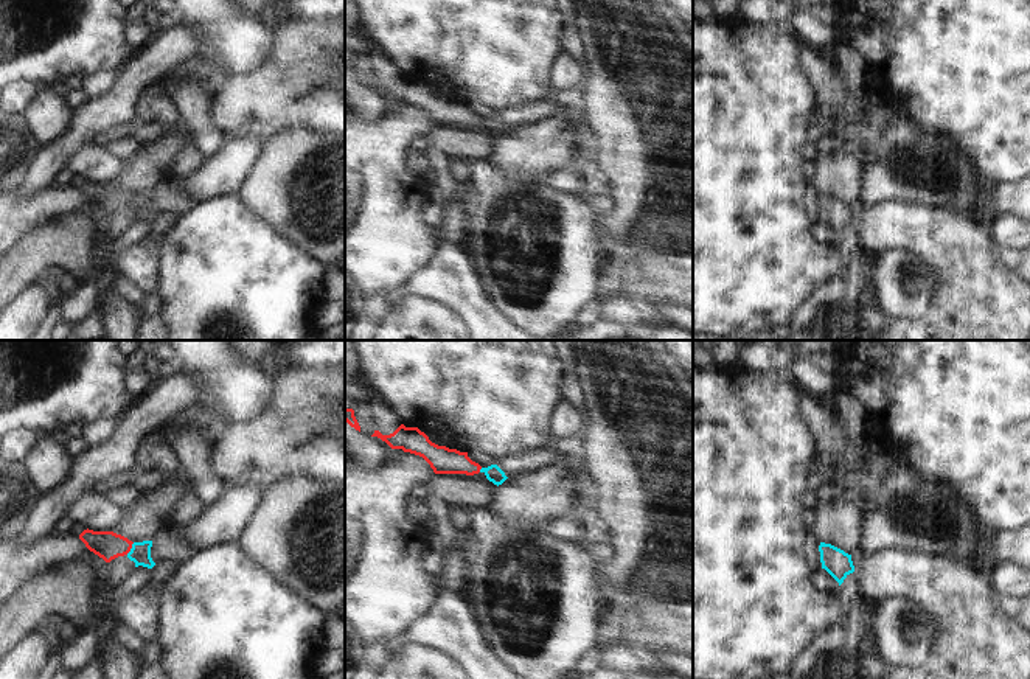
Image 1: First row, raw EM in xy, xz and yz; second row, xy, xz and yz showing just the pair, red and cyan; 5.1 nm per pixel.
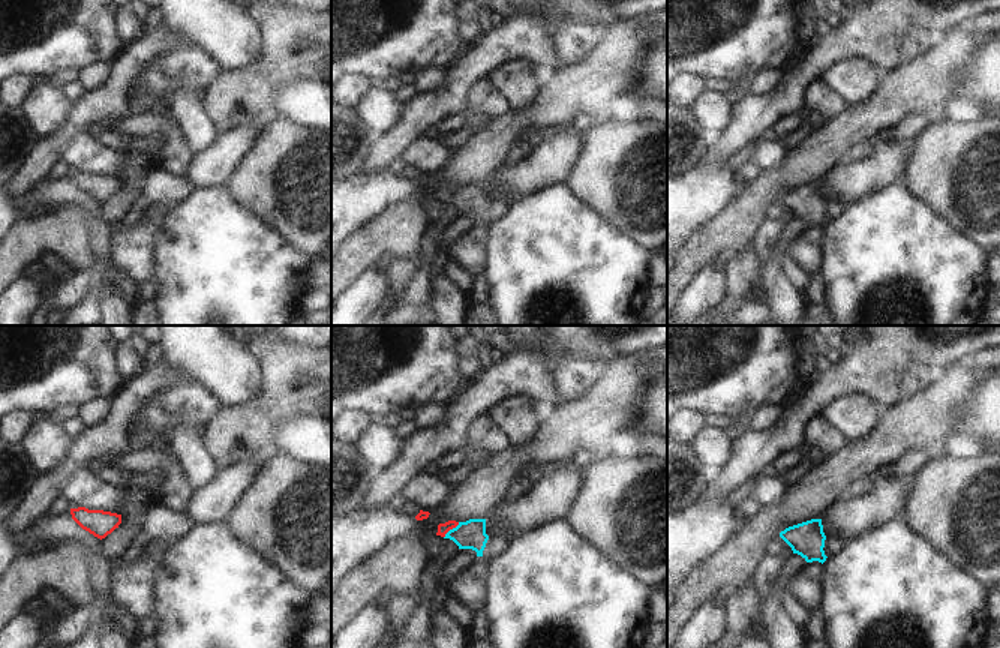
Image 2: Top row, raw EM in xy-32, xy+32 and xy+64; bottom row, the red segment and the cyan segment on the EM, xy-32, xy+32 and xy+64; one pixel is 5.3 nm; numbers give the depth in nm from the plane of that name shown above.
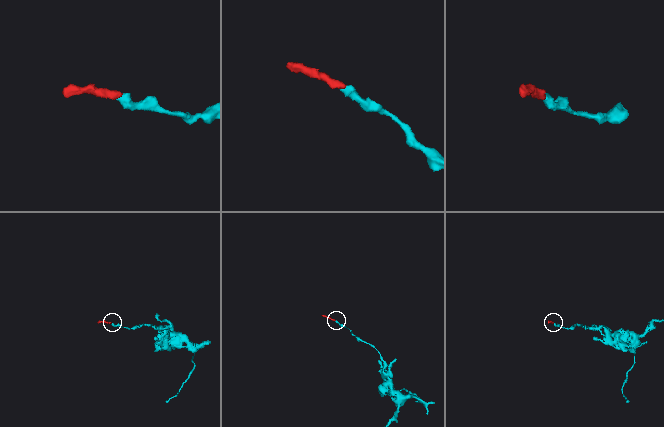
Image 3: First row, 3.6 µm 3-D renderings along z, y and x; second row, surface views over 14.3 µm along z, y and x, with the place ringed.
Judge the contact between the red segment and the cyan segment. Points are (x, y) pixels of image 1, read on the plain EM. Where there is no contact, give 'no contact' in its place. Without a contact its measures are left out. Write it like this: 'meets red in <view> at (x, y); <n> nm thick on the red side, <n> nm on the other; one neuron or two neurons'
meets red in xy at (131, 199); 140 nm thick on the red side, 110 nm on the other; one neuron

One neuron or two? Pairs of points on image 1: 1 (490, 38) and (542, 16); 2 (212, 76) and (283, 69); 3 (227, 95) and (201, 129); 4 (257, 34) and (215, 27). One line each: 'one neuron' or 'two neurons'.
1: one neuron
2: two neurons
3: two neurons
4: one neuron

